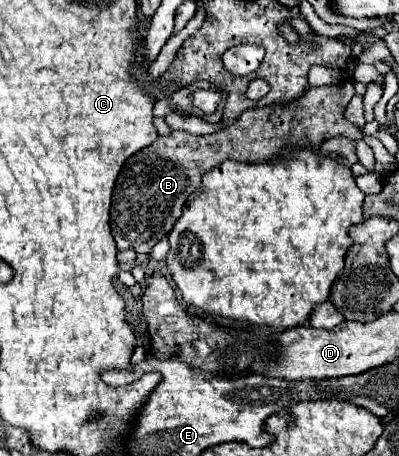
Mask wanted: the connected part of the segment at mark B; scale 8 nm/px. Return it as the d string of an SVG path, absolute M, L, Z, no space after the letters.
M351 79L311 87L307 95L289 105L275 103L261 109L247 109L233 125L219 133L195 137L185 131L173 131L167 137L159 137L153 145L137 151L123 165L113 191L111 233L117 241L117 249L149 253L153 245L173 229L175 221L181 217L187 197L199 187L201 177L227 159L239 163L263 163L281 155L285 147L319 149L323 141L333 137L363 139L363 131L343 115L353 93Z

